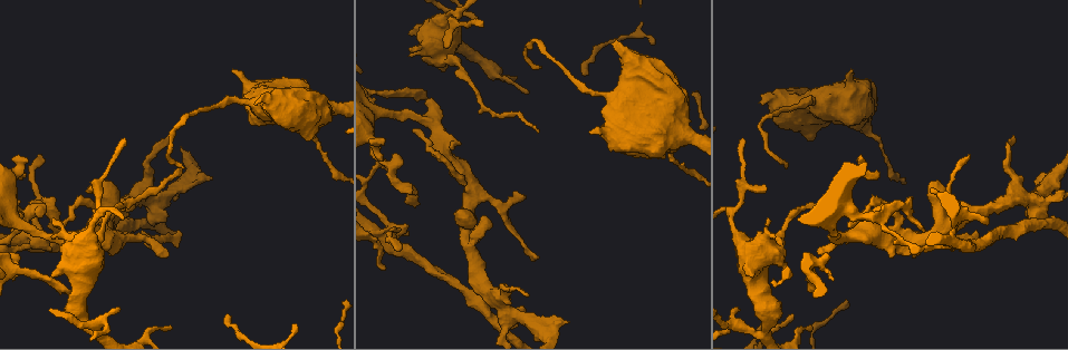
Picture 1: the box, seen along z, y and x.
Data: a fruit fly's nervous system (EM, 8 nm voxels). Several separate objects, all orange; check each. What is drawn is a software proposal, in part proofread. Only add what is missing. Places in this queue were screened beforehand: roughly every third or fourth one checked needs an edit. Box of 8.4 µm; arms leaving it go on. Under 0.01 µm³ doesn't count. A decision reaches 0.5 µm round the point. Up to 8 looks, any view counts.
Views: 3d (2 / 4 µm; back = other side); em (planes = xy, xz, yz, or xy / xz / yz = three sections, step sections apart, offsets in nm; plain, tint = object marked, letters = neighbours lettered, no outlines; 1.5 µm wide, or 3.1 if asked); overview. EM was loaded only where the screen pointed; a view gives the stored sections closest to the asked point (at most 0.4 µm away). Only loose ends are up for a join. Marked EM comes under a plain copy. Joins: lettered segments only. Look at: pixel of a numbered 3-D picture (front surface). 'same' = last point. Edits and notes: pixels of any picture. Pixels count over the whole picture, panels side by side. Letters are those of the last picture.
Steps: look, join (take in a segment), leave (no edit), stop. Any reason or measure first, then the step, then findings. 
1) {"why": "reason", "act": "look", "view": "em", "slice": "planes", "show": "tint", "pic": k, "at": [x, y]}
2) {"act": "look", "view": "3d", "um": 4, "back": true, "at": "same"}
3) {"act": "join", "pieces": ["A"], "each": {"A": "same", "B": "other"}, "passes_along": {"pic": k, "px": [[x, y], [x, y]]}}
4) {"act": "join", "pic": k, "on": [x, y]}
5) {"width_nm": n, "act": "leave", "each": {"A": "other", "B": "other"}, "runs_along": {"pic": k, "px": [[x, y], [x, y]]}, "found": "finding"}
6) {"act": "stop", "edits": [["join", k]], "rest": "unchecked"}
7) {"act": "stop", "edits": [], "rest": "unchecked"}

{"why": "stops while still wide", "act": "look", "view": "3d", "um": 4, "pic": 1, "at": [810, 141]}

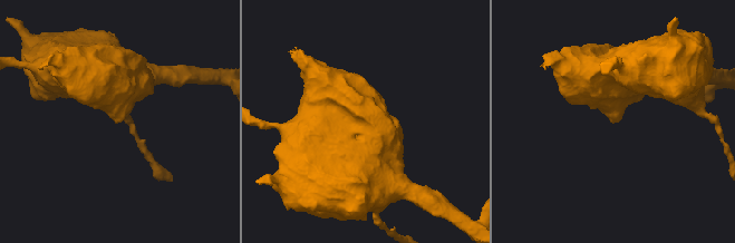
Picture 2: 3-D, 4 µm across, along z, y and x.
{"why": "need the tissue", "act": "look", "view": "em", "slice": "planes", "show": "letters", "pic": 2, "at": [115, 123]}

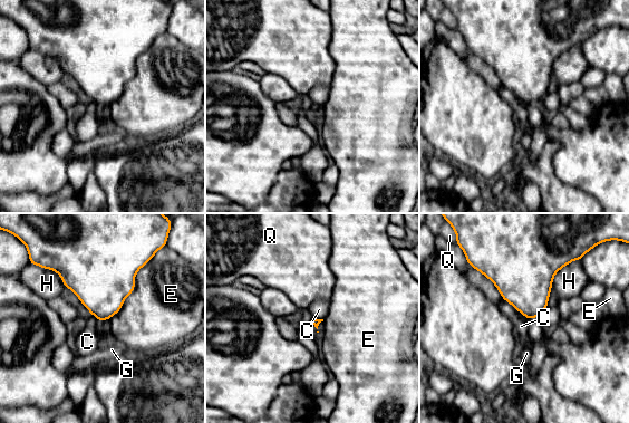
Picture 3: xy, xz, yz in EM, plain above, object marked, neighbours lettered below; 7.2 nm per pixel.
{"longest_contact_nm": ["E", 500], "act": "leave", "each": {"C": "other", "E": "other", "G": "other", "H": "other", "Q": "other"}, "border": {"pic": 3, "px": [[503, 299], [519, 311]]}, "found": "no lettered segment goes on from it"}

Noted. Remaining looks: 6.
{"why": "an open end", "act": "look", "view": "3d", "um": 4, "back": true, "pic": 1, "at": [441, 70]}

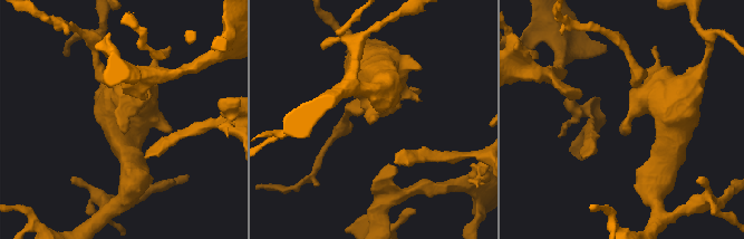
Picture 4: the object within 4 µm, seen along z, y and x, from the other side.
{"why": "now the EM", "act": "look", "view": "em", "slice": "xz", "step": 4, "show": "letters", "pic": 4, "at": [124, 132]}

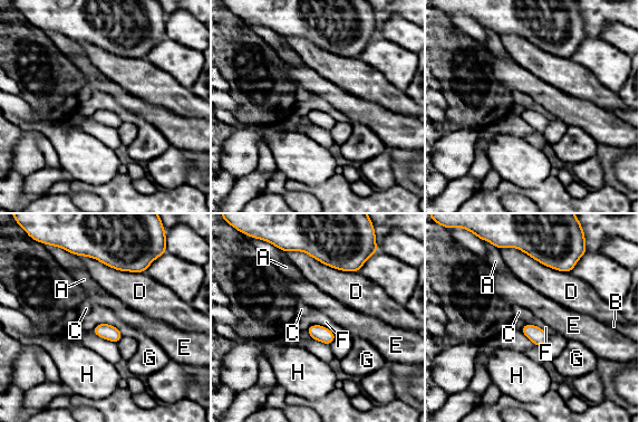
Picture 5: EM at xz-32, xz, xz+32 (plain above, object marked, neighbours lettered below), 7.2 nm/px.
{"act": "leave", "each": {"A": "other", "B": "other", "C": "other", "D": "other", "E": "other", "F": "other", "G": "other", "H": "other"}, "border": {"pic": 5, "px": [[112, 324], [123, 334]]}, "found": "no lettered segment goes on from it"}

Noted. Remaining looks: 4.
{"why": "an open end", "act": "look", "view": "em", "um": 3.1, "slice": "planes", "show": "letters", "pic": 1, "at": [922, 232]}

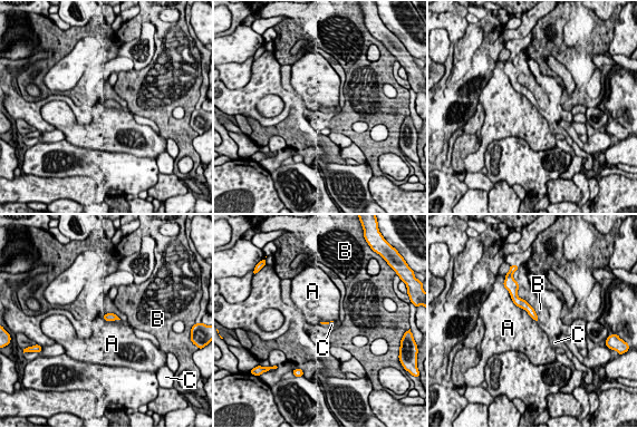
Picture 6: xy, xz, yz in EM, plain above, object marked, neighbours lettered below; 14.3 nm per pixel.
{"longest_contact_nm": ["A", 600], "act": "leave", "each": {"A": "other", "B": "other", "C": "other"}, "runs_along": {"pic": 6, "px": [[514, 297], [534, 317]]}, "found": "none of them fits"}

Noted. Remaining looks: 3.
{"act": "stop", "edits": [], "rest": "unchecked"}

